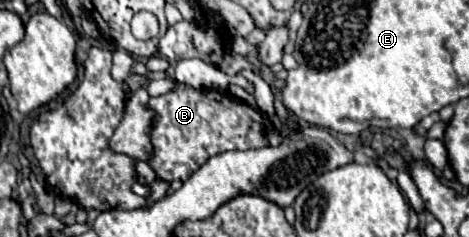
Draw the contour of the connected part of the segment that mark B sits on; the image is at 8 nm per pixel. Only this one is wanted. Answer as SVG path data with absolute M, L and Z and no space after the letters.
M175 82L175 88L163 96L149 98L149 108L155 112L151 138L151 158L147 164L155 170L159 180L175 182L187 180L209 158L227 150L253 150L269 146L269 120L259 110L237 102L229 92L209 90L201 92L187 84Z

